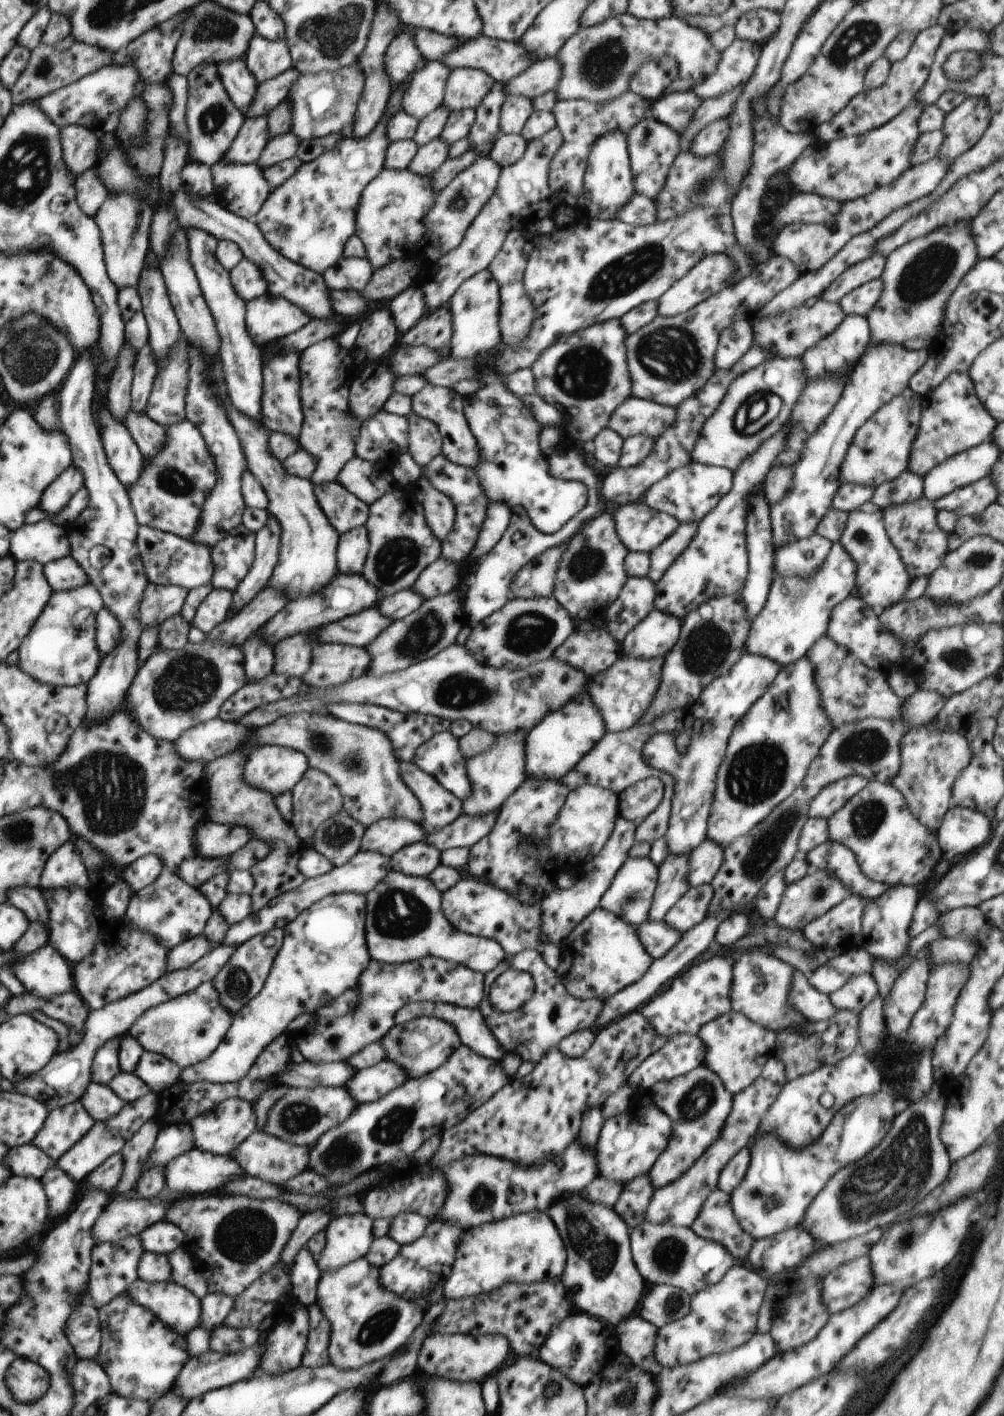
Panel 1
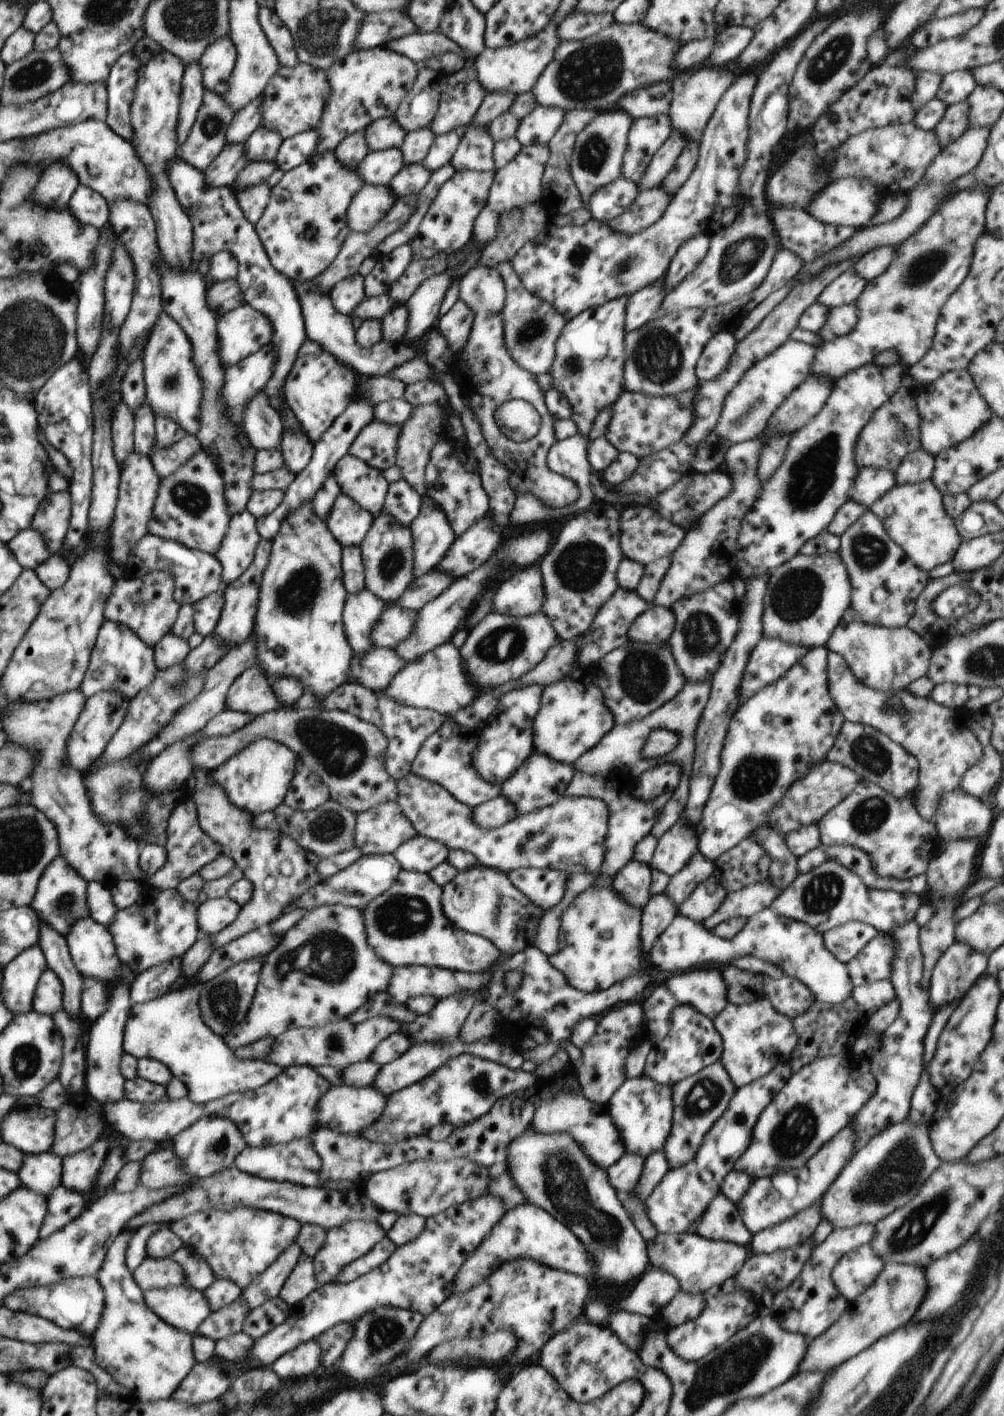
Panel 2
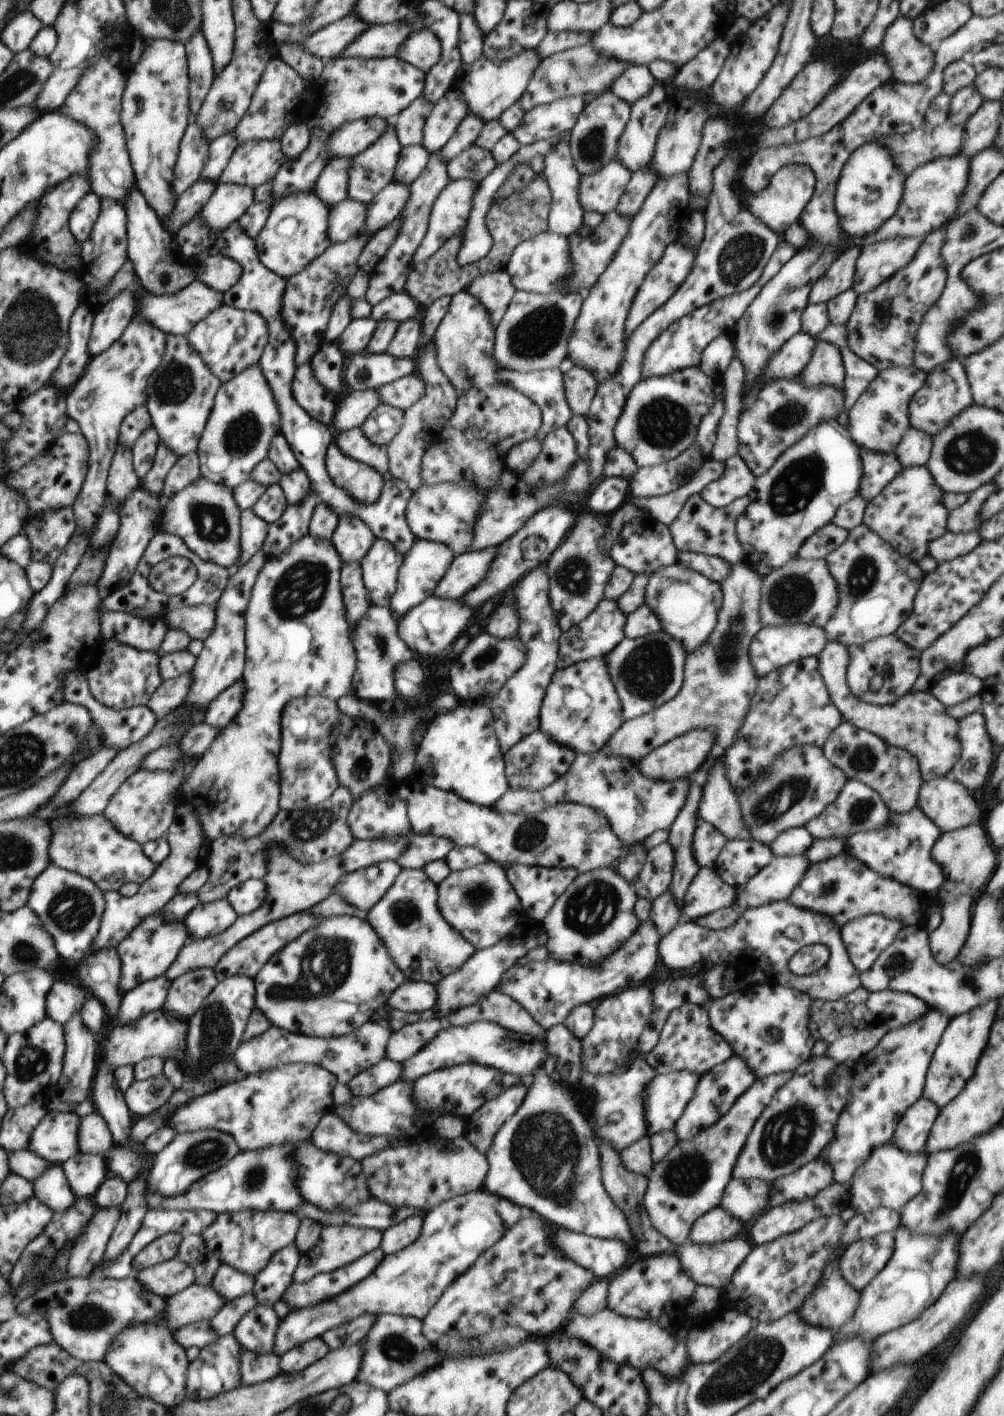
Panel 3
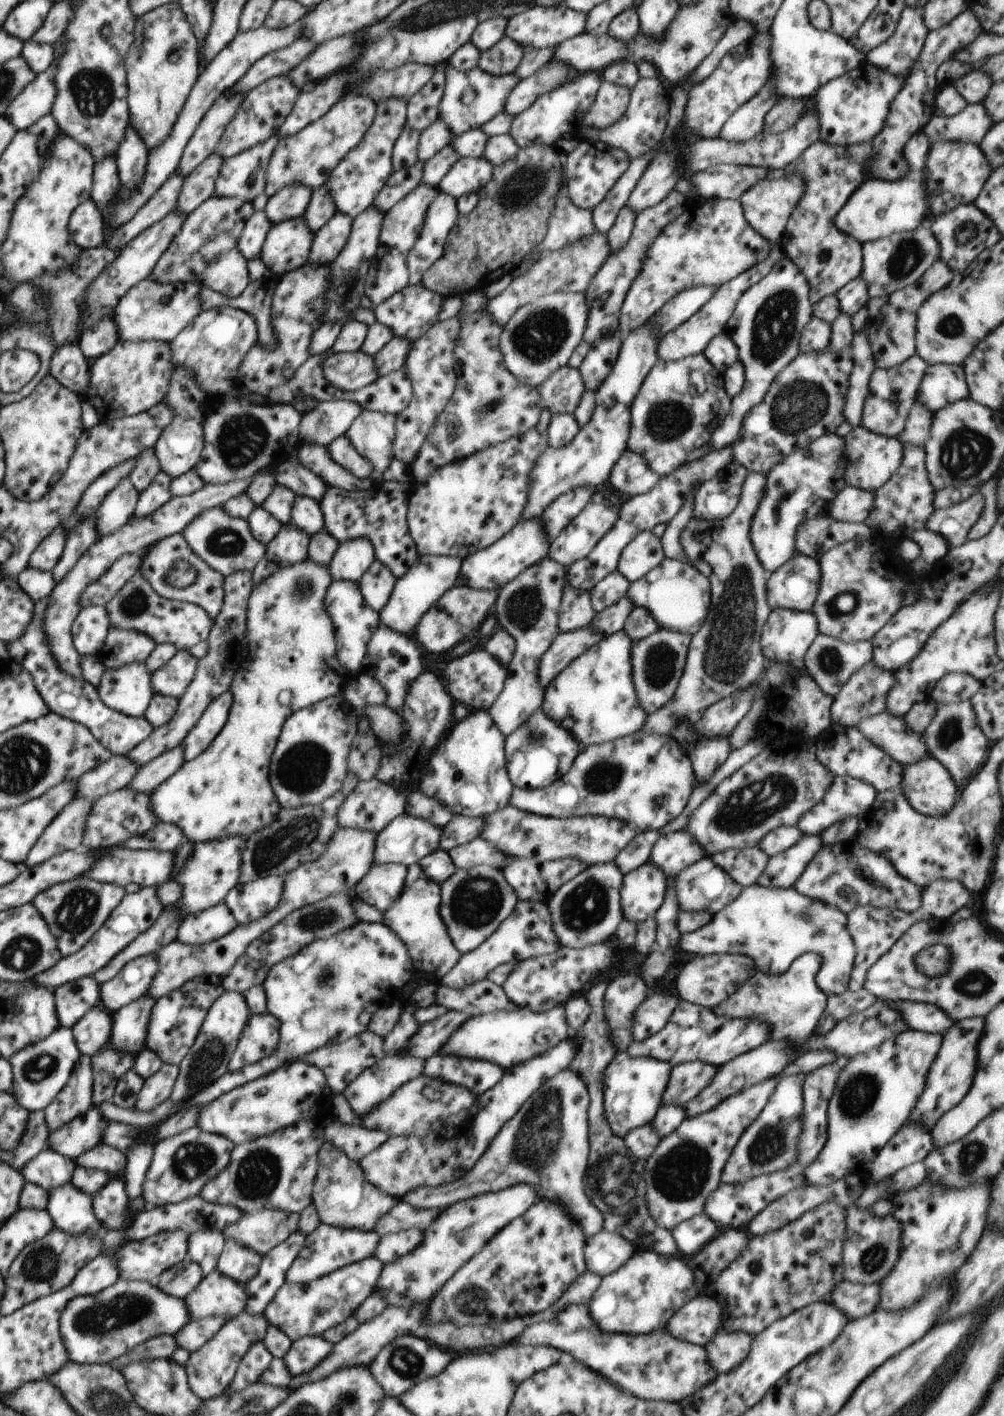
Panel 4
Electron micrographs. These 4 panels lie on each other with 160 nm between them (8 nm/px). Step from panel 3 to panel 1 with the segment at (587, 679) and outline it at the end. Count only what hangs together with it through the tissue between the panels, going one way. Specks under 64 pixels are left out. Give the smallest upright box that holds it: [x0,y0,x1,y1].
[525,694,607,781]

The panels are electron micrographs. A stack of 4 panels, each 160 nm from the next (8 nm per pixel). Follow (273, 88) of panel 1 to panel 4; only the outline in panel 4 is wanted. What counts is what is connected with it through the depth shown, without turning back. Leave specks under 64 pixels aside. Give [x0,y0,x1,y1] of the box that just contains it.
[176,153,223,216]

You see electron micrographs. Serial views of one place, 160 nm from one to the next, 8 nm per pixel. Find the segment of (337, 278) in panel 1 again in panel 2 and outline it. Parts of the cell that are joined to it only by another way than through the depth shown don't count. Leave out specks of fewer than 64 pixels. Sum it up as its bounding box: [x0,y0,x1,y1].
[329,273,366,316]

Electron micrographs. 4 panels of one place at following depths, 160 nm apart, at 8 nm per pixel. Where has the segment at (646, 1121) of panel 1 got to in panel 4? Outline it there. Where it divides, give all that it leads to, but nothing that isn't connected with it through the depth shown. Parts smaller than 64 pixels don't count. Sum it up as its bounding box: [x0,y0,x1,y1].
[661,1061,718,1107]

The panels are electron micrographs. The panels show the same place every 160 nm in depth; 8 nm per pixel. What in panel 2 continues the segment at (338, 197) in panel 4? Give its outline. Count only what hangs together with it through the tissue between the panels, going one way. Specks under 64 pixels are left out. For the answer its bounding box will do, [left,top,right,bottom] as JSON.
[356,148,405,186]

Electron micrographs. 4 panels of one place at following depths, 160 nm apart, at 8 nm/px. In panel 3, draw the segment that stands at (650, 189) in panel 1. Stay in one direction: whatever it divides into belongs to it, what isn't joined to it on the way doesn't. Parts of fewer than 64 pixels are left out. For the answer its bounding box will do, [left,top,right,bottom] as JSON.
[617,82,670,173]

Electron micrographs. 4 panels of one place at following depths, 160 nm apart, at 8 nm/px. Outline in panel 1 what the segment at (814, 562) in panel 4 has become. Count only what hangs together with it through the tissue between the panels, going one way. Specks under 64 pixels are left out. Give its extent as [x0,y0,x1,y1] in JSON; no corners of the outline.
[745,541,857,670]

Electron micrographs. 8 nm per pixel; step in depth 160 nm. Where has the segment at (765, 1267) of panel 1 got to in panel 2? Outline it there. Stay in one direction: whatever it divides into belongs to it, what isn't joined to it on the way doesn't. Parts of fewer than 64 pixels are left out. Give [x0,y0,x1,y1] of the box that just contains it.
[749,1200,823,1255]

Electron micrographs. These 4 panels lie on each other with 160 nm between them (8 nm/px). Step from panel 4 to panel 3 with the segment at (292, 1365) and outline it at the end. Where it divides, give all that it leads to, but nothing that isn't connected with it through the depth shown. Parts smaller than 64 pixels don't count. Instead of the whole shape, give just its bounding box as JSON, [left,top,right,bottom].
[280,1338,328,1374]

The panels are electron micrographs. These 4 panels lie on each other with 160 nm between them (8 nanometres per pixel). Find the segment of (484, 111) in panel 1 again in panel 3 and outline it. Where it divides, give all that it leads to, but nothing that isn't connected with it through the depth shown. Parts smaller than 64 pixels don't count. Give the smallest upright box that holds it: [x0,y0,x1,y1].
[447,145,496,183]

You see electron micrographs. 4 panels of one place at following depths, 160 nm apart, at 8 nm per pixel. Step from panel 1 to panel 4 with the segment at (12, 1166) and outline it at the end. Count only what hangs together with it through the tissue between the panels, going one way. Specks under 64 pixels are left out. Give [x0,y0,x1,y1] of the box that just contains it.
[45,1182,106,1236]

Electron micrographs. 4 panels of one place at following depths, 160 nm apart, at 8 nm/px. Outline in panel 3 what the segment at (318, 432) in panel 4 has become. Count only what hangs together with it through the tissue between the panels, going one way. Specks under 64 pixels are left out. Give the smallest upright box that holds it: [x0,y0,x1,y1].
[331,389,381,434]

